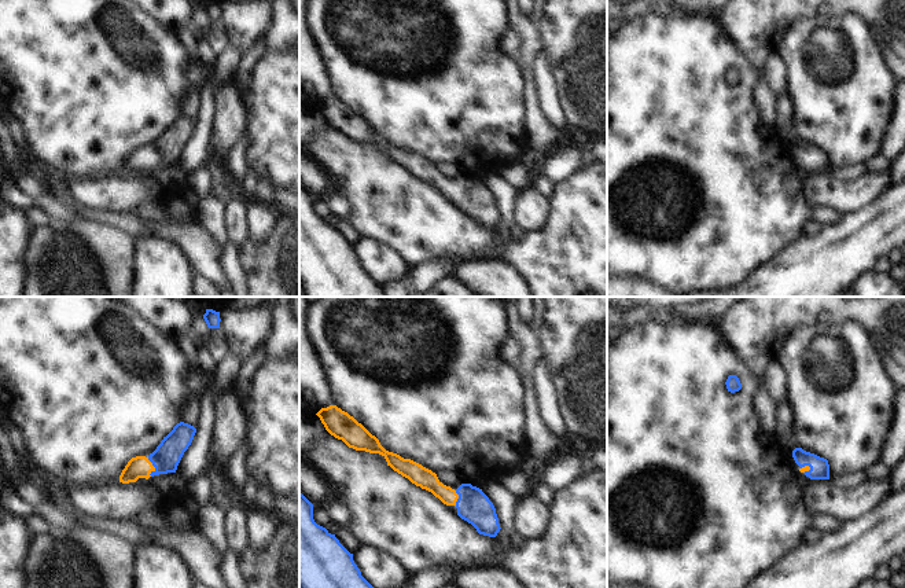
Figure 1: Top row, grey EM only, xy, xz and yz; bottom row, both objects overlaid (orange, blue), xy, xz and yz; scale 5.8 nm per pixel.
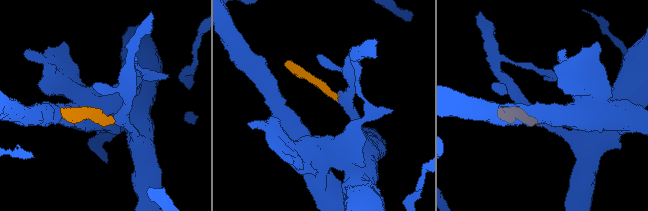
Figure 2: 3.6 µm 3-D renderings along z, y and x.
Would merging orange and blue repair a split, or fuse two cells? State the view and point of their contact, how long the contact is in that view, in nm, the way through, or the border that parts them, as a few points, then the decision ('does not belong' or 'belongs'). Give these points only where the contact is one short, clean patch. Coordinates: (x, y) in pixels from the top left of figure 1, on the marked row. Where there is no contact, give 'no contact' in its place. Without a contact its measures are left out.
xy (154, 467) | 110 nm | across xy (138, 467), (154, 467), (166, 456) | belongs

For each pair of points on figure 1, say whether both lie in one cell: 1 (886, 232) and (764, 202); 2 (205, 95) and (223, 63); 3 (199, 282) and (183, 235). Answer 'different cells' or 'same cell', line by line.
1: different cells
2: same cell
3: different cells

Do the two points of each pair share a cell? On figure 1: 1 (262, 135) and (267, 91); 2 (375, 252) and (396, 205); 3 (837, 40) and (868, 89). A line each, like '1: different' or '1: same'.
1: same
2: different
3: same

